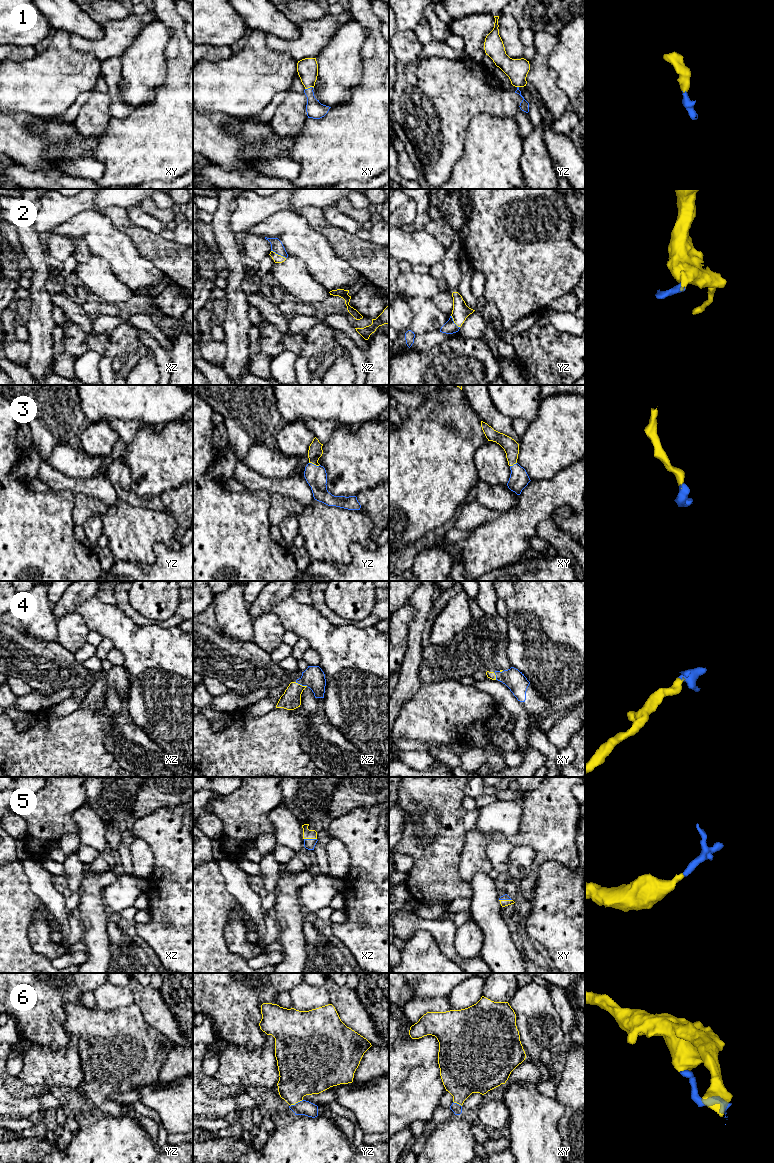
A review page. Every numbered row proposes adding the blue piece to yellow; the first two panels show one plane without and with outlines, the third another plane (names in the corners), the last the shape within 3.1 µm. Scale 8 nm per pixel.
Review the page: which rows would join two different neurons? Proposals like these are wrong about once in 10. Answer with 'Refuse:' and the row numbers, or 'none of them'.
Refuse: none of them

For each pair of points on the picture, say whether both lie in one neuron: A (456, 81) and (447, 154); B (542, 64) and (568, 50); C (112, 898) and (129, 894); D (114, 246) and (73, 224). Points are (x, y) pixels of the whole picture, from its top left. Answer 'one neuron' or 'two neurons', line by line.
A: one neuron
B: two neurons
C: one neuron
D: one neuron

